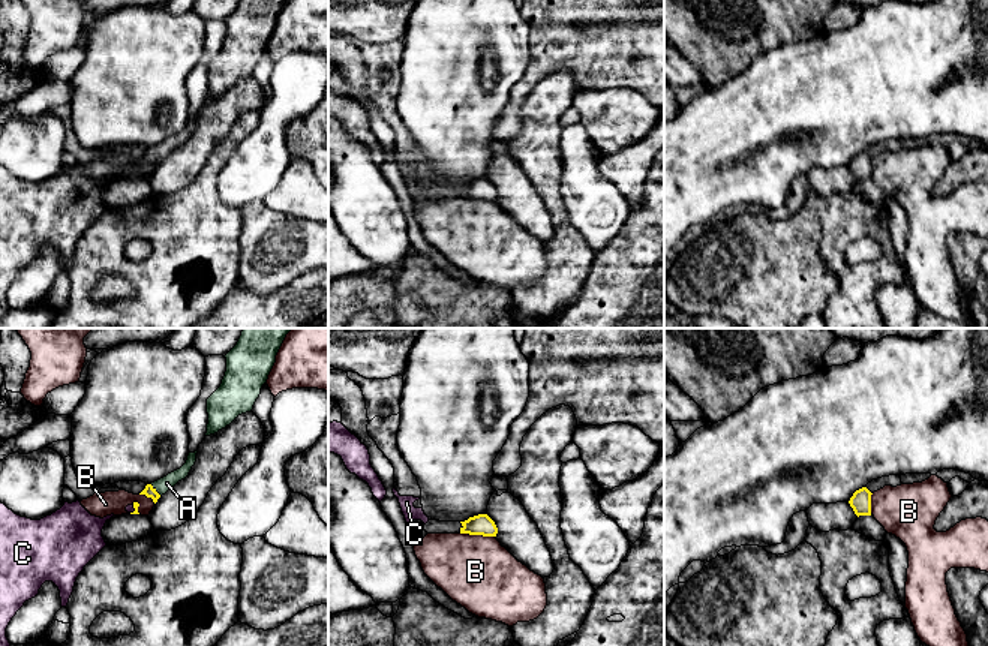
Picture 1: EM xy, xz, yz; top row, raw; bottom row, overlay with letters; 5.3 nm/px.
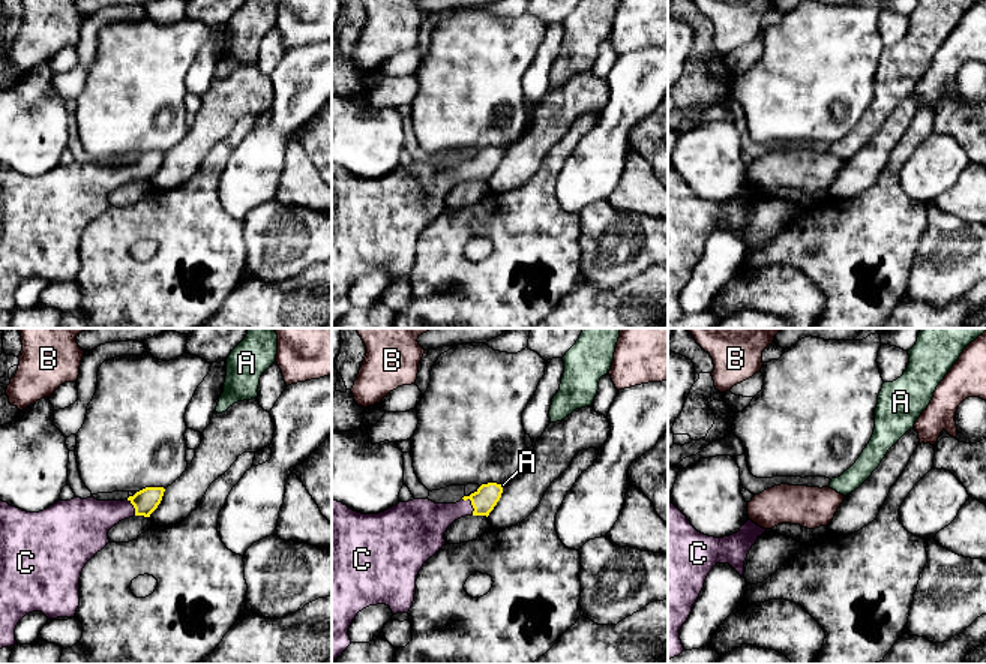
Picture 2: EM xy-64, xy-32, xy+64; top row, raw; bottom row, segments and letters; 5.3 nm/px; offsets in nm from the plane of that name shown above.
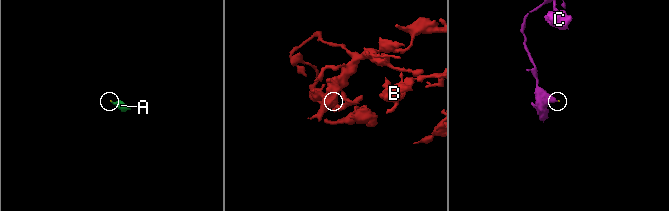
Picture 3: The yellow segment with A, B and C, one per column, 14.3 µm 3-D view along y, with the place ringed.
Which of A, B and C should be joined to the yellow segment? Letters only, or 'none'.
A, C

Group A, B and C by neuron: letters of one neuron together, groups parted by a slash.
A C / B

